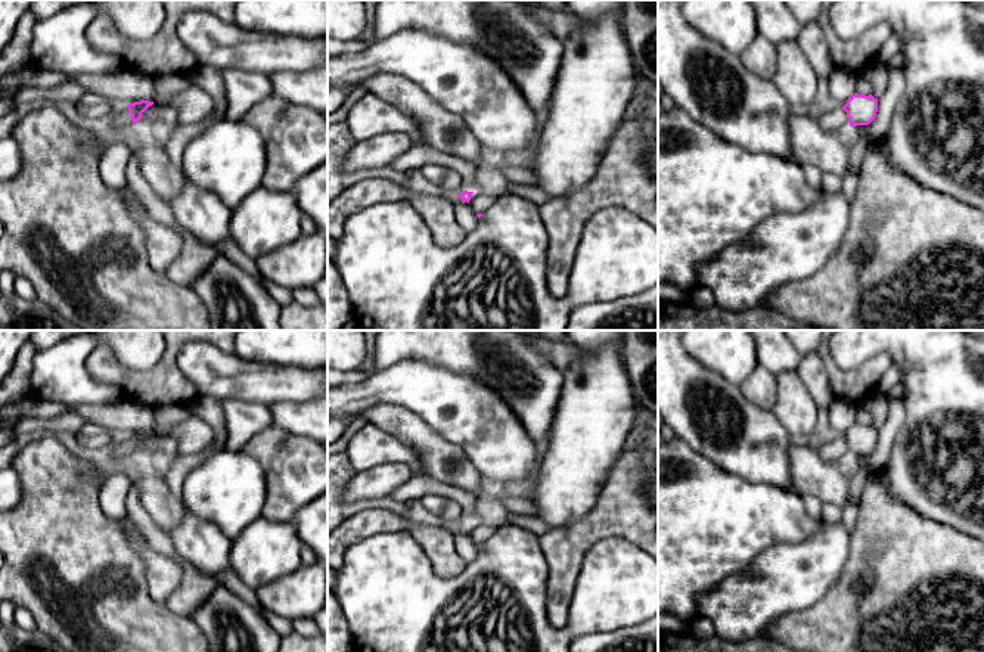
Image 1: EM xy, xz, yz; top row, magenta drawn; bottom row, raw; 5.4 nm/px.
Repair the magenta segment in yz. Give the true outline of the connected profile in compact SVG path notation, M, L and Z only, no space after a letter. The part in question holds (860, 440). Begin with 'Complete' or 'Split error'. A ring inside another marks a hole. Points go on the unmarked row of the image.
Complete. M854 423L842 438L847 443L850 457L867 456L876 447L878 429L872 425L865 426Z

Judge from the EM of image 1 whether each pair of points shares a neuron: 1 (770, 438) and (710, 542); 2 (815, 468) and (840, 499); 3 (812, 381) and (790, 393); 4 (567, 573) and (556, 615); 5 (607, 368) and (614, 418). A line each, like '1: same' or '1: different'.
1: different
2: same
3: different
4: same
5: same

